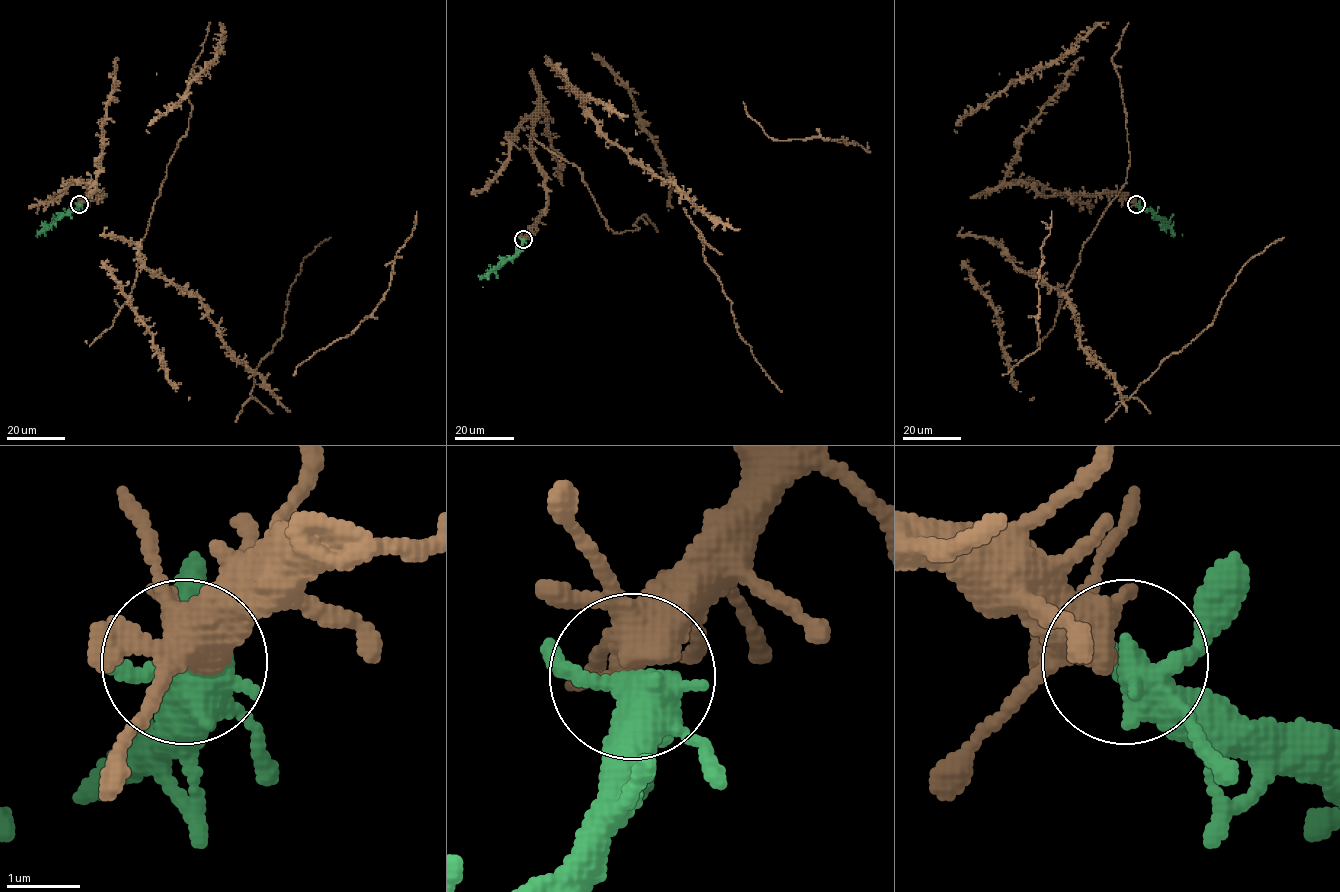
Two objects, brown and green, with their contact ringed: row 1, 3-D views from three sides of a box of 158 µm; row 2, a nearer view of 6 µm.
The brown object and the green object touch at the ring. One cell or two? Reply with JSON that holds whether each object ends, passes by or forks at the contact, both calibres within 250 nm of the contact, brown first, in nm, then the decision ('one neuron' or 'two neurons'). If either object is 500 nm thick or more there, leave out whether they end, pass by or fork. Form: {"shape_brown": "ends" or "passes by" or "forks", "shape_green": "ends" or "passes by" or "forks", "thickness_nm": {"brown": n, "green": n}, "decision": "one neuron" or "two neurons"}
{"shape_brown": "forks", "shape_green": "forks", "thickness_nm": {"brown": 360, "green": 400}, "decision": "one neuron"}

